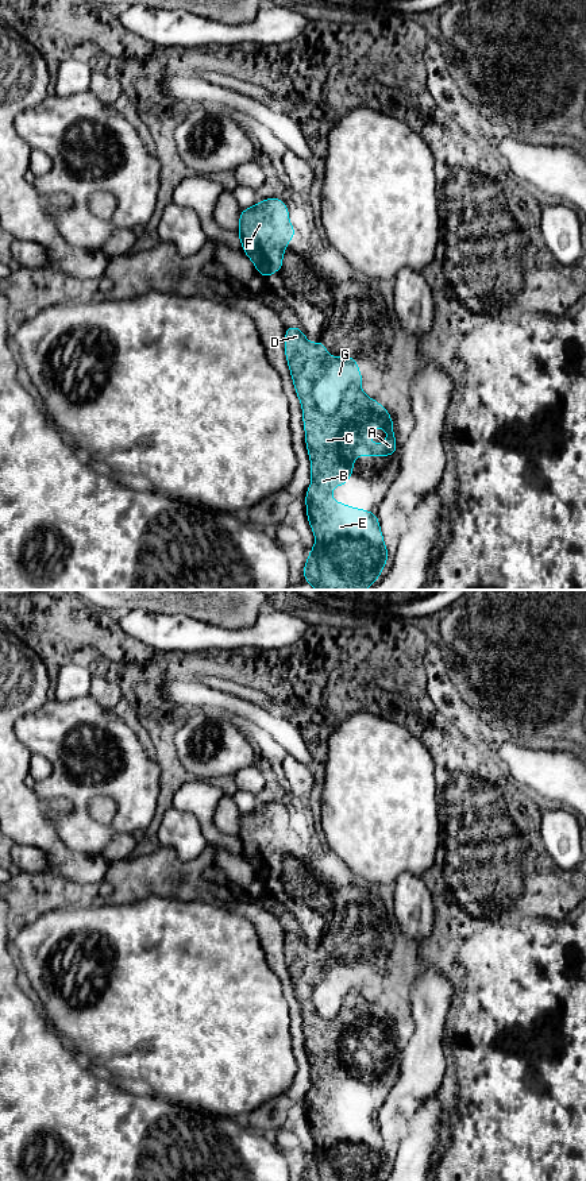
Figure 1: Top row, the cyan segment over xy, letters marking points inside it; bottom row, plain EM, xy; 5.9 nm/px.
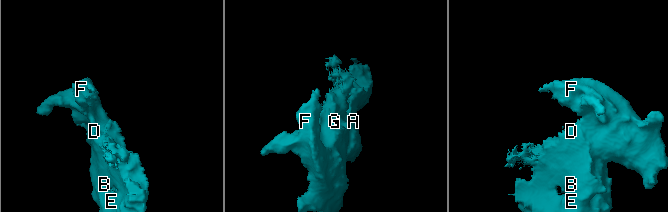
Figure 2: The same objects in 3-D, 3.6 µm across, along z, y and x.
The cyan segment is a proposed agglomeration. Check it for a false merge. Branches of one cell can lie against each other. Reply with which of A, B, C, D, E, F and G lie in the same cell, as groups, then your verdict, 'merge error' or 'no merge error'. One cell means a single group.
groups A B C D E / F G; merge error

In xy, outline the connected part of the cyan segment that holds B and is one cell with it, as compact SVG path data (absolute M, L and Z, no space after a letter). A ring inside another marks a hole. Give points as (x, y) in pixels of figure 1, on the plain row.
M298 931L285 933L285 962L293 984L296 999L302 1012L302 1027L305 1037L305 1049L311 1065L312 1087L305 1099L307 1123L315 1139L315 1150L311 1154L302 1181L379 1181L385 1174L389 1163L388 1151L383 1147L382 1135L378 1120L370 1115L347 1111L340 1105L332 1105L332 1092L347 1089L354 1077L355 1061L393 1061L397 1055L397 1045L394 1039L394 1028L390 1018L374 1003L367 1001L359 991L351 989L346 993L338 1014L331 1019L323 1019L313 1004L312 993L315 987L325 977L327 952L323 945L309 947L305 938ZM373 1033L382 1033L389 1042L382 1049L373 1049L369 1041Z

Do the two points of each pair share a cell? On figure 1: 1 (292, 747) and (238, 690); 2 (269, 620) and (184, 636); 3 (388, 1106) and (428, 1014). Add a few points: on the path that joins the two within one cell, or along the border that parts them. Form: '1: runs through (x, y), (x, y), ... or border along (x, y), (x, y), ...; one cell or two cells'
1: runs through (281, 732), (258, 709), (250, 705); one cell
2: runs through (247, 636), (205, 637); one cell
3: runs through (407, 1083), (423, 1066), (428, 1037); one cell

